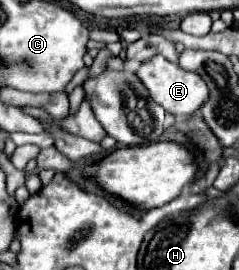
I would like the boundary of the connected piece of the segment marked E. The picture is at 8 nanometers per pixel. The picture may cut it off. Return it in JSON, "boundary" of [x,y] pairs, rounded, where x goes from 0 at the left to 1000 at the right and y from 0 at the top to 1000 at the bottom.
{"boundary":[[[640,207],[640,222],[598,230],[573,281],[615,319],[640,370],[665,393],[682,393],[690,415],[707,415],[707,422],[724,422],[741,437],[808,430],[841,400],[841,385],[858,385],[858,370],[874,370],[874,326],[858,311],[858,296],[841,281],[824,281],[824,267],[766,259],[757,244],[690,222],[682,207]]]}

